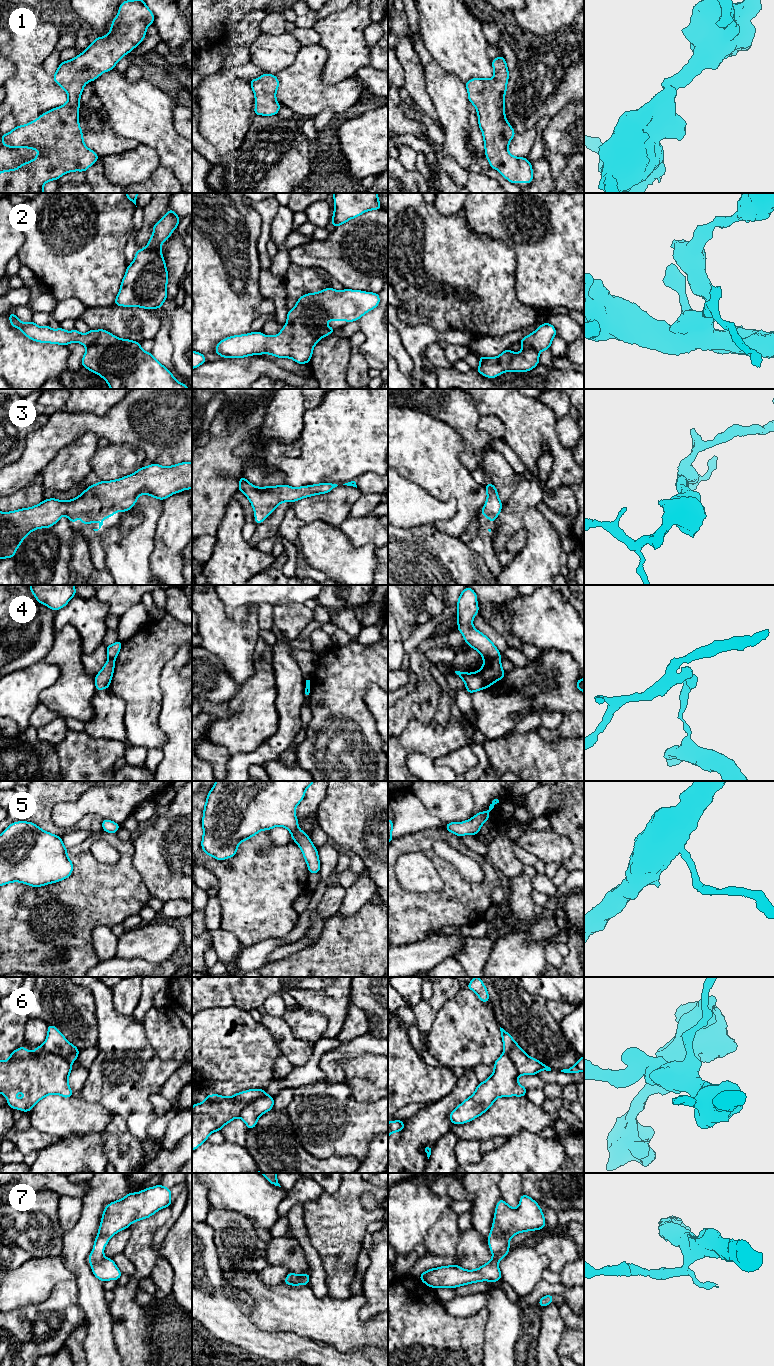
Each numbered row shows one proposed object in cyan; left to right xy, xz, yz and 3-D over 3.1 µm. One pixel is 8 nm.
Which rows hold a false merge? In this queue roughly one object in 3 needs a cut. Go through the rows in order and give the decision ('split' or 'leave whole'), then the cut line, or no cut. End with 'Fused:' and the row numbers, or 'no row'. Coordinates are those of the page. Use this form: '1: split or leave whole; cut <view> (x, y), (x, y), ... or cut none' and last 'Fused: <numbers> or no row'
1: leave whole; cut none
2: leave whole; cut none
3: leave whole; cut none
4: split; cut yz (499, 656), (484, 661)
5: leave whole; cut none
6: split; cut xy (41, 1046), (60, 1055), (70, 1065)
7: leave whole; cut none
Fused: 4, 6

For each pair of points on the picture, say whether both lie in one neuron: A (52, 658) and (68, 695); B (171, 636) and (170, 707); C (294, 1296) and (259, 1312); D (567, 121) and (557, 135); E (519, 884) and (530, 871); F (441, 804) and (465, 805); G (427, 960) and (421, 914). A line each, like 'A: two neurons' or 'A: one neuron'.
A: one neuron
B: two neurons
C: one neuron
D: one neuron
E: two neurons
F: one neuron
G: two neurons

